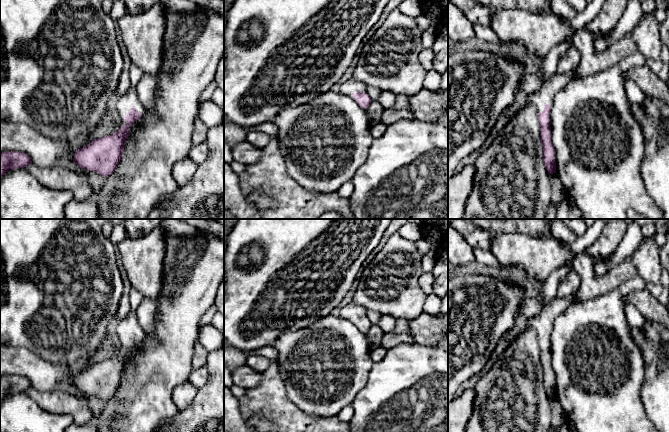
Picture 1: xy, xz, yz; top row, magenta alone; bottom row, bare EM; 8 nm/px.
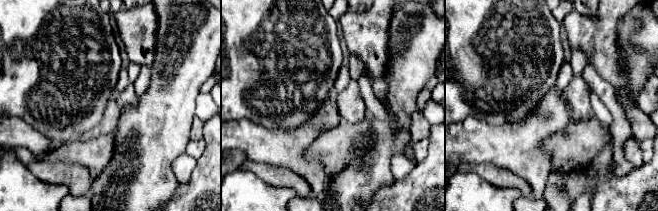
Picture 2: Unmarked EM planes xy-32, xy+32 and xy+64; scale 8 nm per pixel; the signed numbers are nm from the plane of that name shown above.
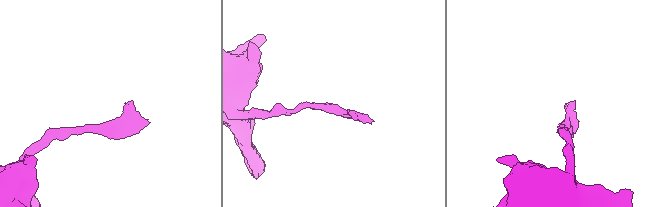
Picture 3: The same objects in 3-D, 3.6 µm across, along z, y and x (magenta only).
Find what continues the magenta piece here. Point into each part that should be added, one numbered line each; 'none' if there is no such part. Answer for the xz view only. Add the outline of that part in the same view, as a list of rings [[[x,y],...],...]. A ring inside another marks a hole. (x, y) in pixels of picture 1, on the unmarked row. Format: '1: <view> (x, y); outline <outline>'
1: xz (348, 312); outline [[[350,303],[349,305],[341,308],[336,313],[339,315],[339,317],[349,320],[354,325],[356,325],[356,323],[353,321],[354,317],[357,317],[359,315],[361,315],[362,317],[367,317],[367,309],[363,306],[355,305],[353,303]]]

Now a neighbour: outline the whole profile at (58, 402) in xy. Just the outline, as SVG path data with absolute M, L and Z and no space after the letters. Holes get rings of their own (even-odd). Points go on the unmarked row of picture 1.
M30 388L25 394L43 410L54 414L70 415L74 423L84 425L94 420L88 401L83 396L76 396L65 391L40 391Z

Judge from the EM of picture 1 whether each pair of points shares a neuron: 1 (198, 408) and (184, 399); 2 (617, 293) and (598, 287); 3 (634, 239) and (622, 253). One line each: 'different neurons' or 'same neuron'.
1: different neurons
2: different neurons
3: same neuron

